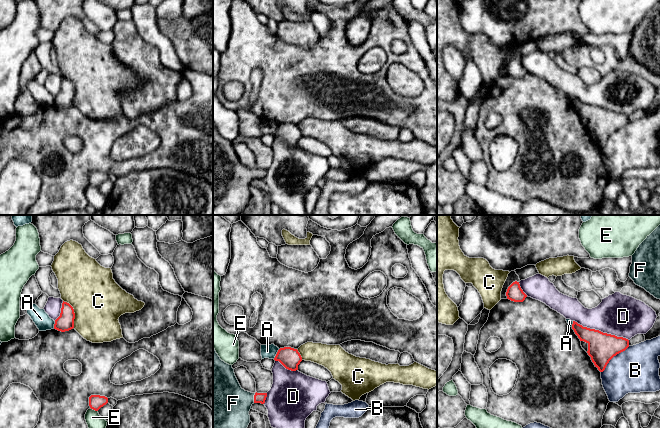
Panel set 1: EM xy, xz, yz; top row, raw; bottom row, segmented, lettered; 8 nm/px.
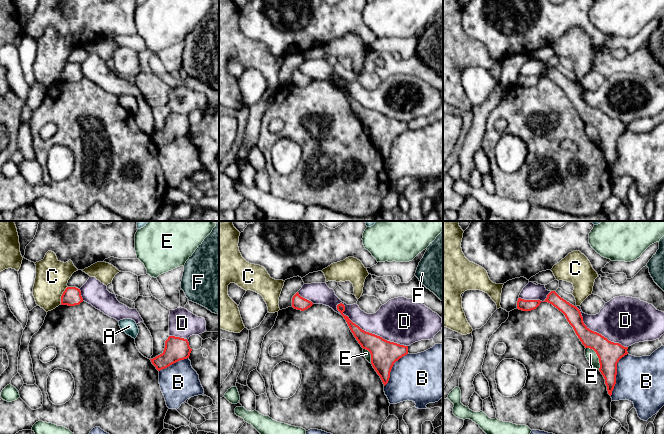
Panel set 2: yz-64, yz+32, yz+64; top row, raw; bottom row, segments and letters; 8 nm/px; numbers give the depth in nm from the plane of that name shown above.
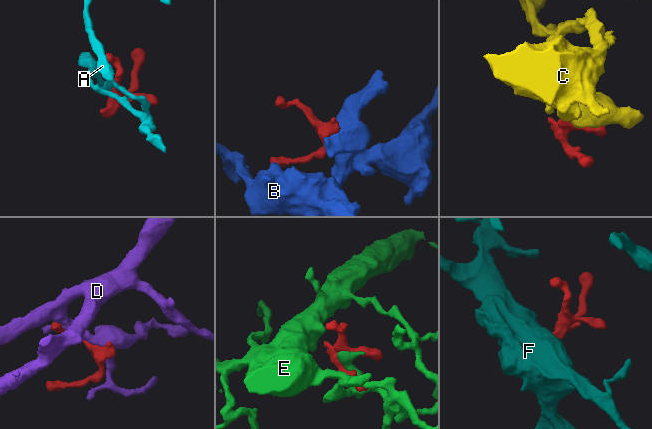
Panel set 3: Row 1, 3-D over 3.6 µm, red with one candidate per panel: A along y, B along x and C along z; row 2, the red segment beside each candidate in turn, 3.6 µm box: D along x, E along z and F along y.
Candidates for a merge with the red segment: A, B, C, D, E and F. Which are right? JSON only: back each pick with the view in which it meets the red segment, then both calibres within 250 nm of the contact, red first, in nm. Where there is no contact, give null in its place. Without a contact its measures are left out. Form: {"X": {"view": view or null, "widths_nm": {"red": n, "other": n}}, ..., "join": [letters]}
{"F": {"view": "xz", "widths_nm": {"red": 80, "other": 400}}, "join": ["F"]}

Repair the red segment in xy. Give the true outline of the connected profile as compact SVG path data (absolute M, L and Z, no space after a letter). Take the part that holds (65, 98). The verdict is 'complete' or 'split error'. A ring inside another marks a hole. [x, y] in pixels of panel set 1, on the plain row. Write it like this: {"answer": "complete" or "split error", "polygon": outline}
{"answer": "complete", "polygon": "M62 79L60 92L55 96L54 105L65 108L74 104L75 89L73 83L67 79Z"}

